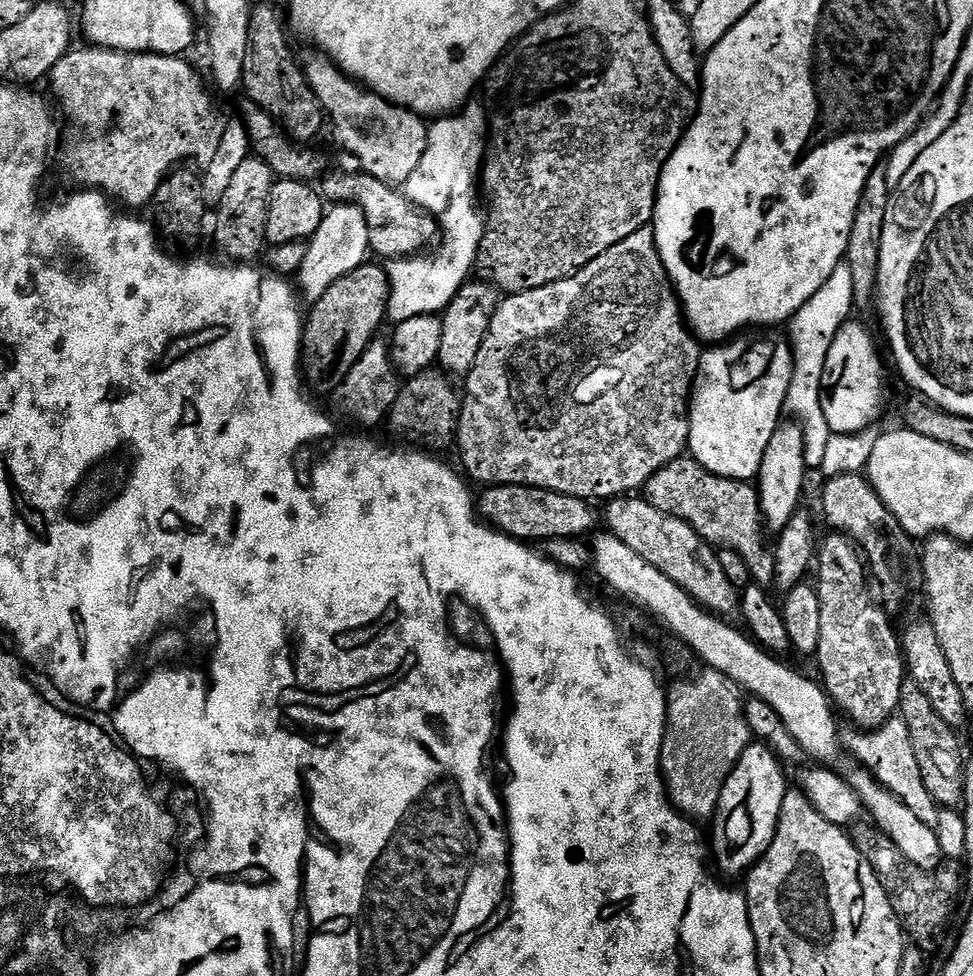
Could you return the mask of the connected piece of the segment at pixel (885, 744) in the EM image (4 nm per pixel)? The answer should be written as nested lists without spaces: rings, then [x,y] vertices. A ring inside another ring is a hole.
[[[893,718],[880,728],[872,731],[852,730],[842,740],[843,747],[852,751],[857,765],[863,766],[875,776],[887,792],[893,792],[906,807],[913,812],[926,826],[936,828],[942,811],[936,799],[926,790],[926,782],[922,782],[922,770],[918,770],[918,758],[914,754],[914,742],[910,738],[909,721],[904,718]]]

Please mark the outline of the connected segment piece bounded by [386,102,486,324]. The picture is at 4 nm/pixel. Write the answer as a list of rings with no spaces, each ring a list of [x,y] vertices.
[[[469,103],[463,110],[437,119],[429,127],[428,145],[422,154],[422,162],[418,162],[402,191],[411,204],[438,218],[444,245],[436,257],[417,254],[393,260],[387,265],[388,282],[392,286],[392,293],[388,296],[389,321],[401,324],[408,318],[443,313],[462,285],[469,283],[486,223],[481,205],[480,208],[476,205],[478,173],[486,155],[485,148],[486,113],[479,103]]]

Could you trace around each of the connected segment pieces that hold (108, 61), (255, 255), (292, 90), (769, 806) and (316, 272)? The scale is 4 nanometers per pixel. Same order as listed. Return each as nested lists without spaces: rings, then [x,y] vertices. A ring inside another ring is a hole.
[[[83,47],[69,50],[50,73],[55,103],[58,108],[60,103],[65,118],[72,120],[72,129],[64,140],[64,164],[80,183],[77,185],[99,190],[117,201],[120,199],[125,209],[140,210],[136,208],[153,203],[160,184],[181,162],[207,162],[218,154],[225,121],[220,120],[199,74],[187,64],[187,59],[158,56],[153,52],[113,52],[111,48]]]
[[[250,158],[238,166],[234,179],[222,194],[216,212],[216,244],[220,252],[232,262],[256,262],[261,259],[266,248],[266,210],[268,195],[275,186],[278,177],[272,173],[272,167],[259,158]]]
[[[268,4],[255,5],[252,8],[242,92],[247,99],[262,106],[266,114],[270,114],[277,120],[280,127],[293,140],[312,142],[323,128],[325,131],[324,109],[320,107],[314,90],[308,84],[303,67],[299,63],[296,65],[296,56],[288,45],[289,33],[286,31],[286,20],[281,13],[280,16]],[[284,28],[286,33],[284,33]]]
[[[753,742],[742,758],[738,758],[736,769],[726,778],[711,825],[712,852],[716,855],[717,866],[726,875],[743,877],[766,854],[770,842],[774,842],[782,802],[790,791],[783,767],[780,757],[771,752],[767,744]]]
[[[337,204],[329,207],[324,214],[322,226],[307,241],[306,262],[302,262],[298,273],[300,280],[299,291],[304,291],[303,299],[314,302],[338,282],[346,274],[350,274],[358,266],[362,266],[369,259],[370,249],[368,247],[368,227],[362,210],[355,204]]]

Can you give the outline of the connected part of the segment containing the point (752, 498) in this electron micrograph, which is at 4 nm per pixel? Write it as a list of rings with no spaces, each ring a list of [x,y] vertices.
[[[681,458],[670,461],[655,472],[642,492],[651,504],[662,510],[662,514],[685,520],[707,544],[737,552],[746,566],[750,566],[750,574],[757,585],[775,585],[776,553],[770,542],[768,546],[769,533],[760,514],[759,491],[749,481],[716,476],[695,460]]]

